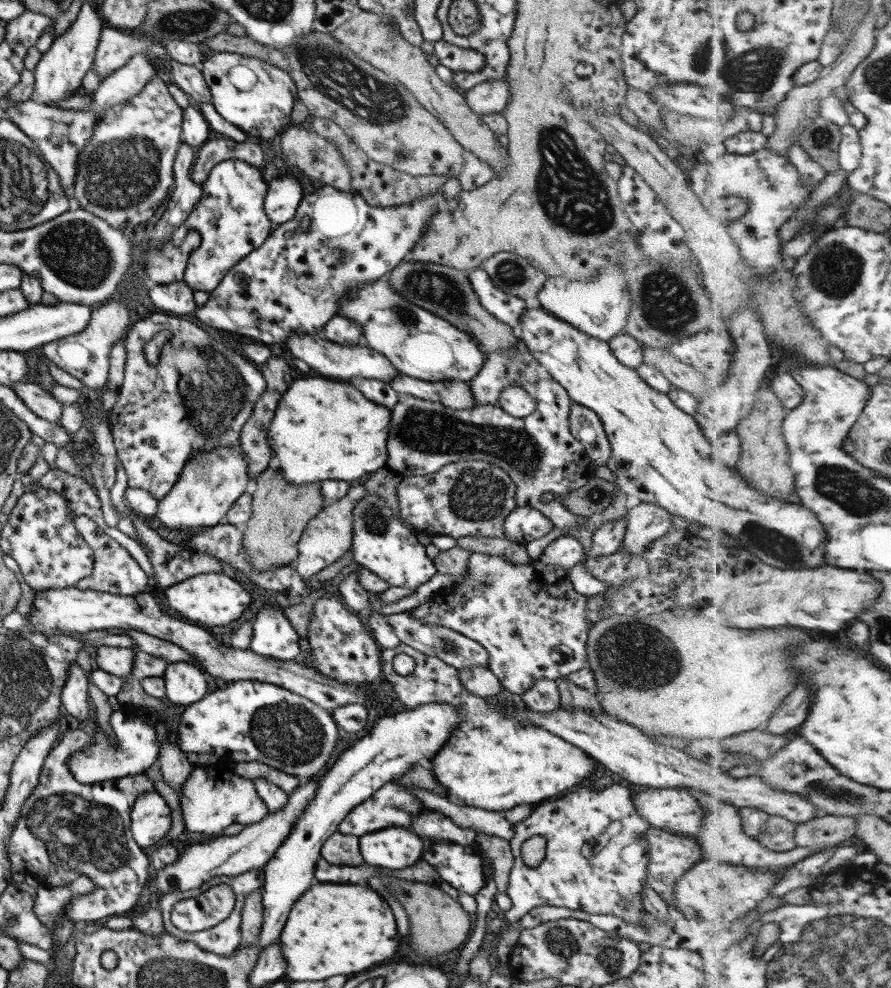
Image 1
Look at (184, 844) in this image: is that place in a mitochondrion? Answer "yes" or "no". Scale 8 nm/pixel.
no

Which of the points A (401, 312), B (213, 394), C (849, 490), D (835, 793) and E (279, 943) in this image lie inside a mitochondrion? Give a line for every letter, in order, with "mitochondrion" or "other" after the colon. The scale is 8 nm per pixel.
A: mitochondrion
B: mitochondrion
C: mitochondrion
D: mitochondrion
E: other

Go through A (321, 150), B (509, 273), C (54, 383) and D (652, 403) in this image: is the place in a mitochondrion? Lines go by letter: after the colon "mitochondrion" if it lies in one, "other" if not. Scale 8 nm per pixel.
A: mitochondrion
B: mitochondrion
C: other
D: other

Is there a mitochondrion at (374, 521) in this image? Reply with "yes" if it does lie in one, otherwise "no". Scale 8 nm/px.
yes

